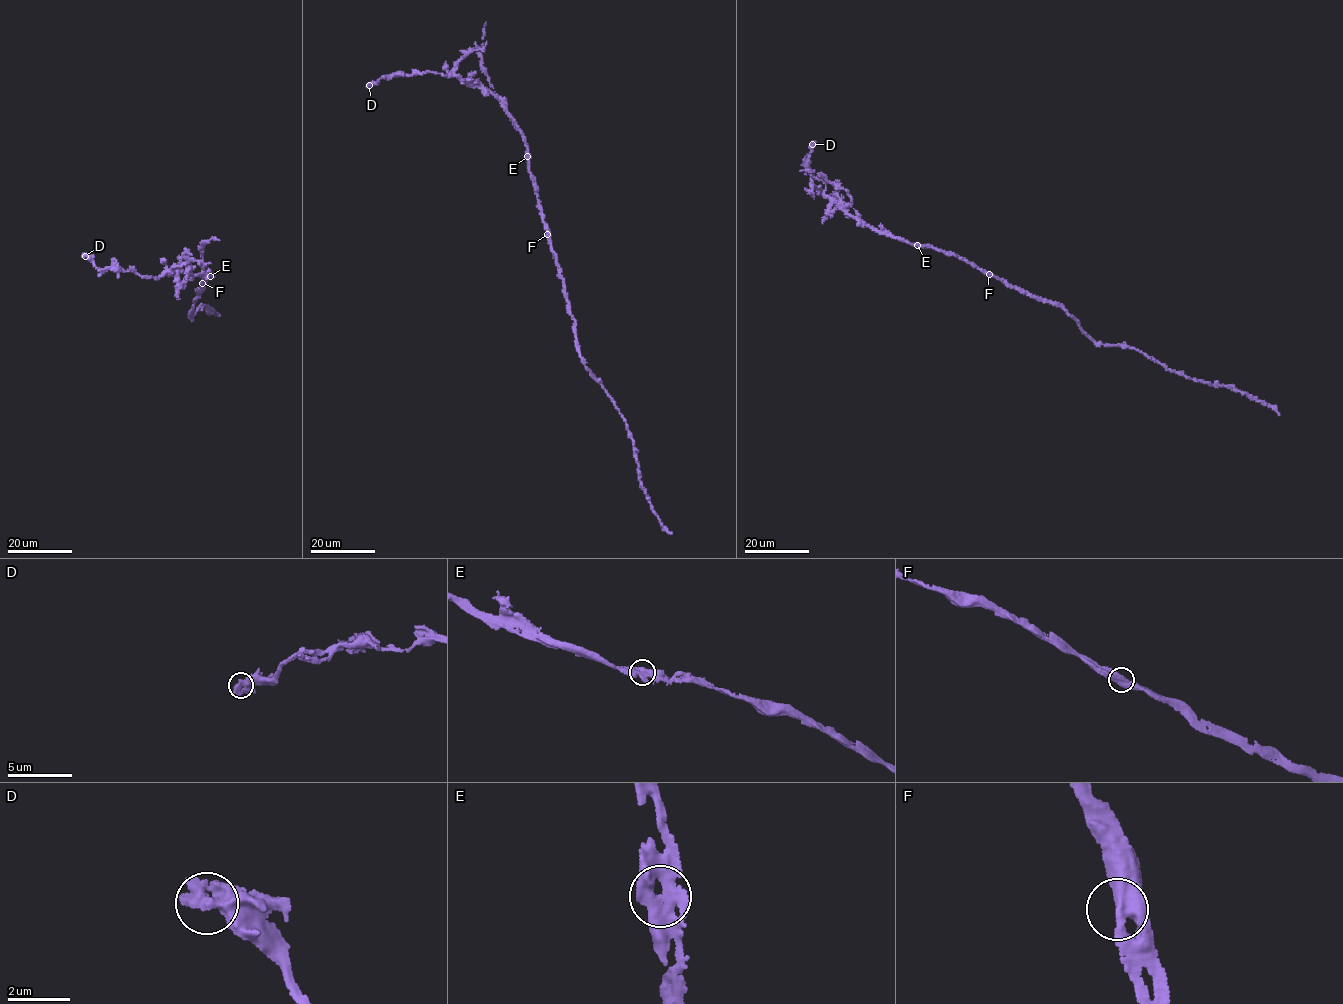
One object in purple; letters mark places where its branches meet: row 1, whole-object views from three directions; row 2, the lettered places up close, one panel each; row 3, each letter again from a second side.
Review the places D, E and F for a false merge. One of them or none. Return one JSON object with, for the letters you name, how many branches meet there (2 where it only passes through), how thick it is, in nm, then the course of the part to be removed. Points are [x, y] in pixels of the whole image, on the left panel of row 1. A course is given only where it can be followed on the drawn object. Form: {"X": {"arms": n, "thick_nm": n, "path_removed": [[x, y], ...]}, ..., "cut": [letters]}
{"cut": []}

